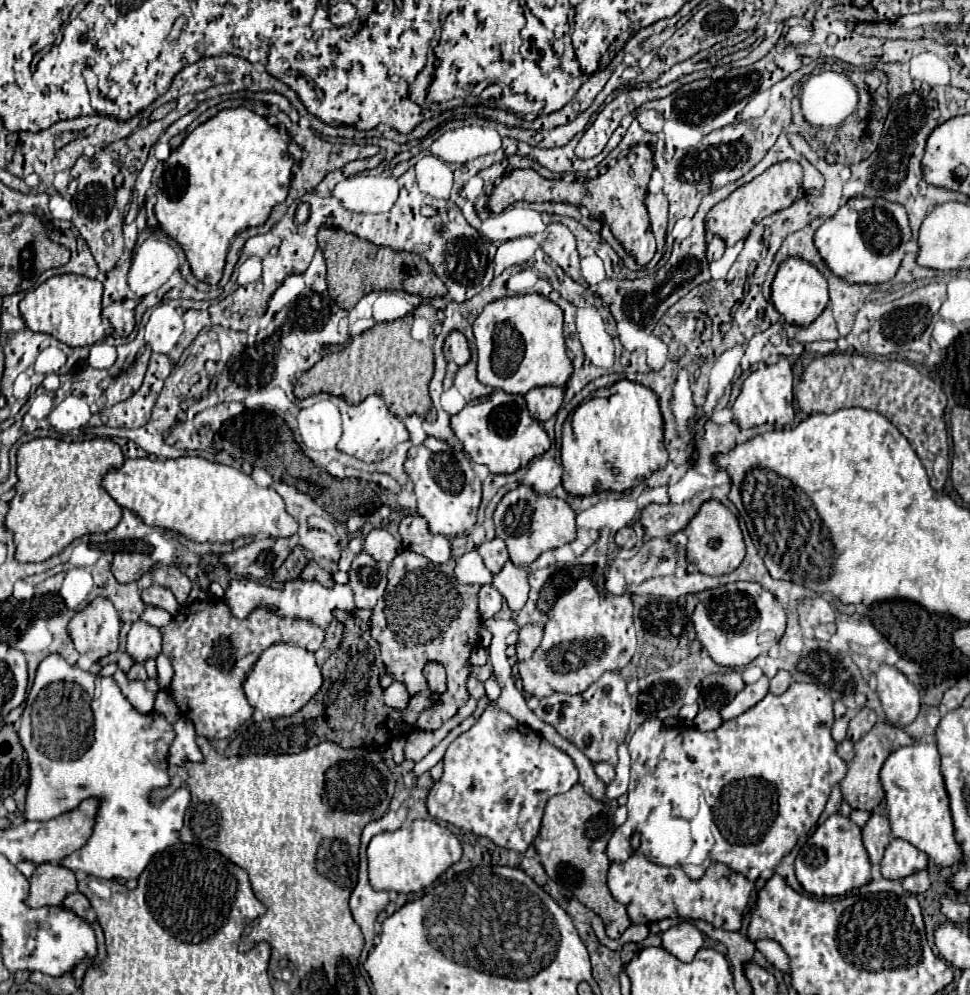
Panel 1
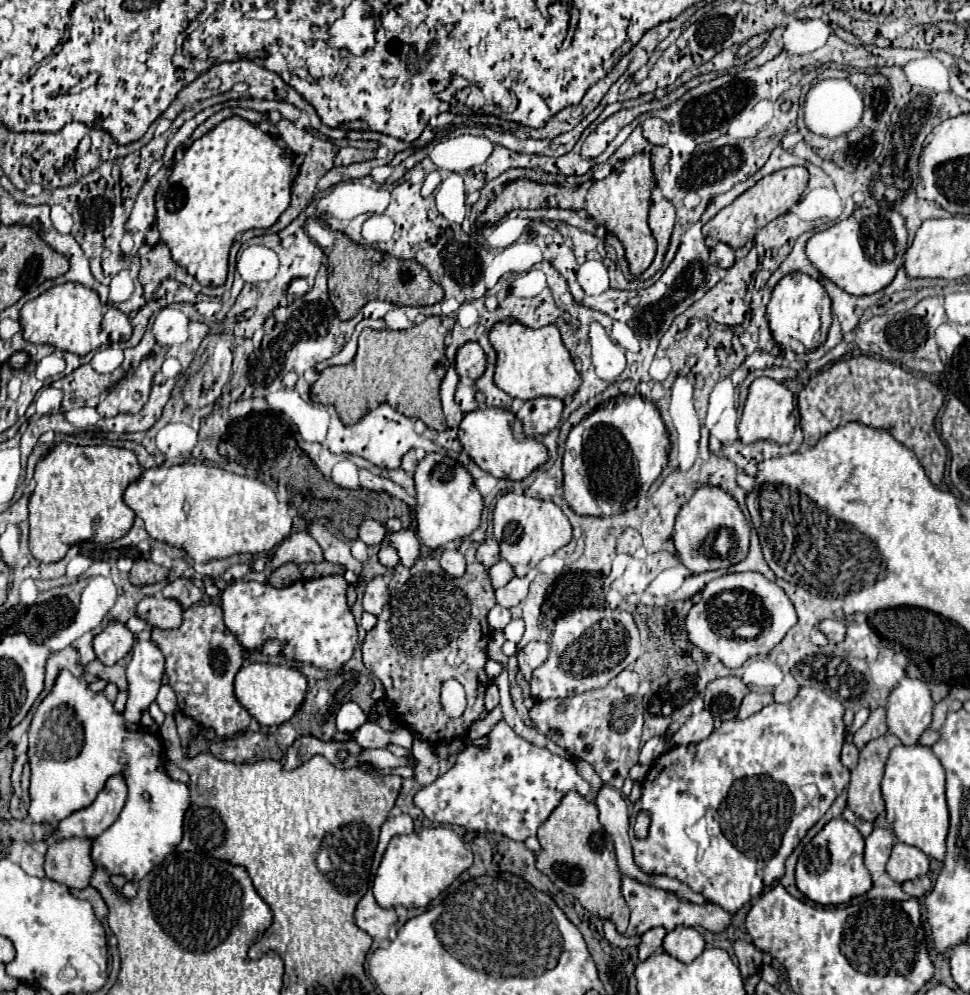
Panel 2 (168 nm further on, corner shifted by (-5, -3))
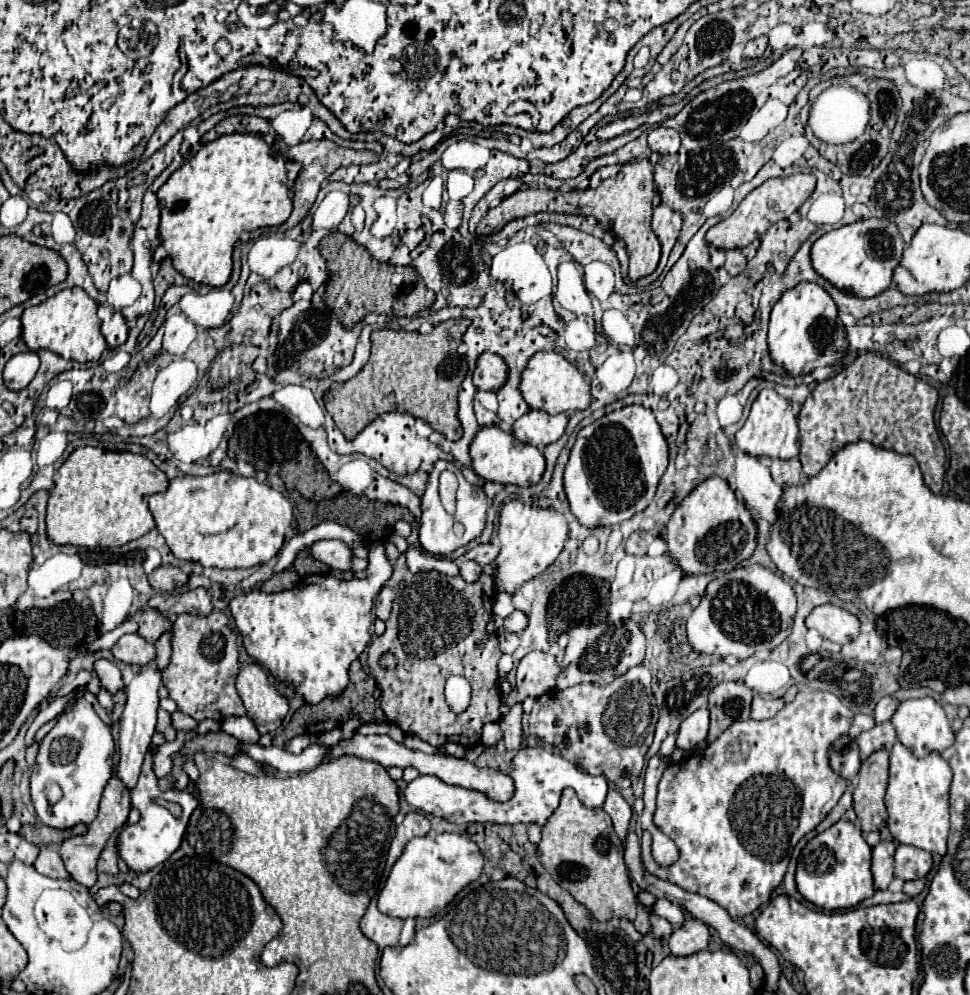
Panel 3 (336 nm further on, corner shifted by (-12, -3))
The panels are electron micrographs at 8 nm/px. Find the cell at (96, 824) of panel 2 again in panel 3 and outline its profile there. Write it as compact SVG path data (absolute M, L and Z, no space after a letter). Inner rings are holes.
M147 664L143 666L135 678L131 680L131 684L125 688L127 692L127 704L121 716L121 730L119 730L119 764L115 770L115 776L119 776L119 780L123 780L125 788L133 790L141 772L141 764L143 764L143 756L151 746L151 736L155 734L155 724L157 724L157 708L159 708L159 686L161 686L161 672L155 664Z

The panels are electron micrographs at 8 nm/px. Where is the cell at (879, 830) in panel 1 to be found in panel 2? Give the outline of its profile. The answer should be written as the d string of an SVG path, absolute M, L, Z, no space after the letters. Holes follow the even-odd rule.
M874 828L874 832L866 838L866 850L864 850L864 862L870 870L872 878L876 880L886 870L886 862L890 858L890 850L894 846L894 832L888 828Z

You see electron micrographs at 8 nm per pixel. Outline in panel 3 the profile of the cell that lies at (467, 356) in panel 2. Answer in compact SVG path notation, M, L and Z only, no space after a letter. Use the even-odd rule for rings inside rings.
M483 352L473 372L473 384L479 390L497 390L507 378L507 364L501 356Z

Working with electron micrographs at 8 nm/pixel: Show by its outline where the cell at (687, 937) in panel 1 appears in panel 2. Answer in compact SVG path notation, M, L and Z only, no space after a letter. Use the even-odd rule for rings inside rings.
M678 926L664 938L664 950L680 962L692 962L704 950L704 938L696 928Z

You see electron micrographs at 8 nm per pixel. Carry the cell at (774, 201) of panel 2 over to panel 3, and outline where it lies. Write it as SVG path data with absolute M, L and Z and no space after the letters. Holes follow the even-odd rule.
M811 172L791 174L791 176L785 176L785 178L771 178L771 180L763 182L761 186L757 186L753 192L749 192L729 218L711 226L707 230L705 238L707 238L709 244L713 244L717 248L723 248L723 250L745 248L755 238L765 234L769 230L769 226L773 226L775 222L779 222L779 220L791 216L793 212L797 212L813 190L815 190L815 176Z

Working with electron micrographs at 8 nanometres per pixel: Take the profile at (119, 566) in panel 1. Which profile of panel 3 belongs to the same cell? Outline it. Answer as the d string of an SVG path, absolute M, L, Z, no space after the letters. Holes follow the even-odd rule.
M163 564L159 568L155 568L153 572L147 574L151 588L155 590L163 590L163 592L171 592L175 586L181 586L187 582L187 576L181 568L171 566L171 564Z

